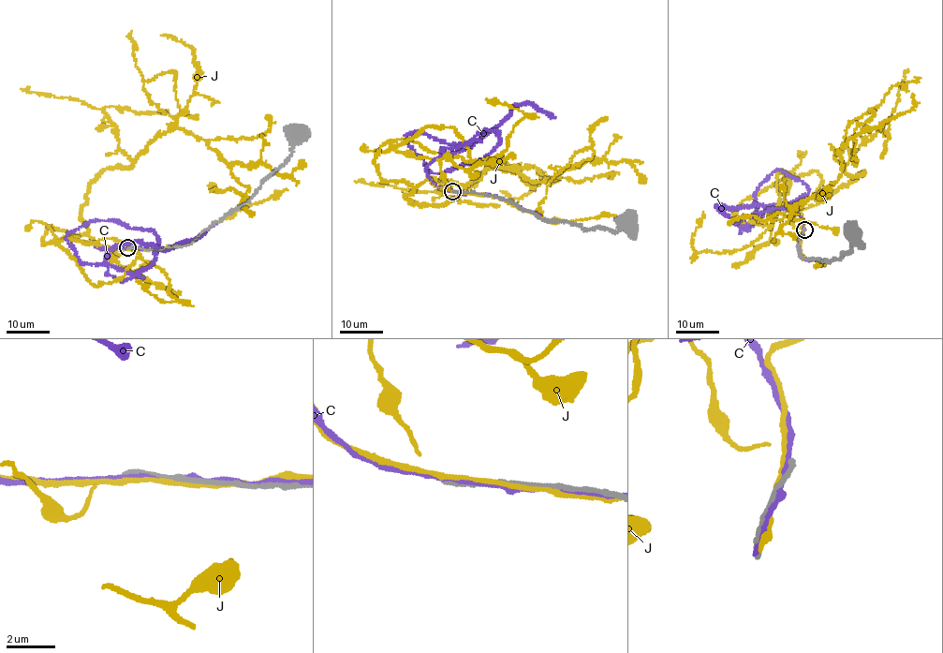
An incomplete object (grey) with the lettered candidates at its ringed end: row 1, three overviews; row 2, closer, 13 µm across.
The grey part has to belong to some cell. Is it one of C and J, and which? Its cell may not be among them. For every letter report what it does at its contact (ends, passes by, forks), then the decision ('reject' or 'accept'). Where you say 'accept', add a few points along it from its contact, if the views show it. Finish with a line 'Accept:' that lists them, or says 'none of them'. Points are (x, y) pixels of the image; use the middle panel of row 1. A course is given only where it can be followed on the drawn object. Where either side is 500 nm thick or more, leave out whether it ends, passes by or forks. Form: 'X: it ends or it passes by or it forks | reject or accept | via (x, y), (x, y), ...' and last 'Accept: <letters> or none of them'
C: it passes by | reject
J: it passes by | reject
Accept: none of them

